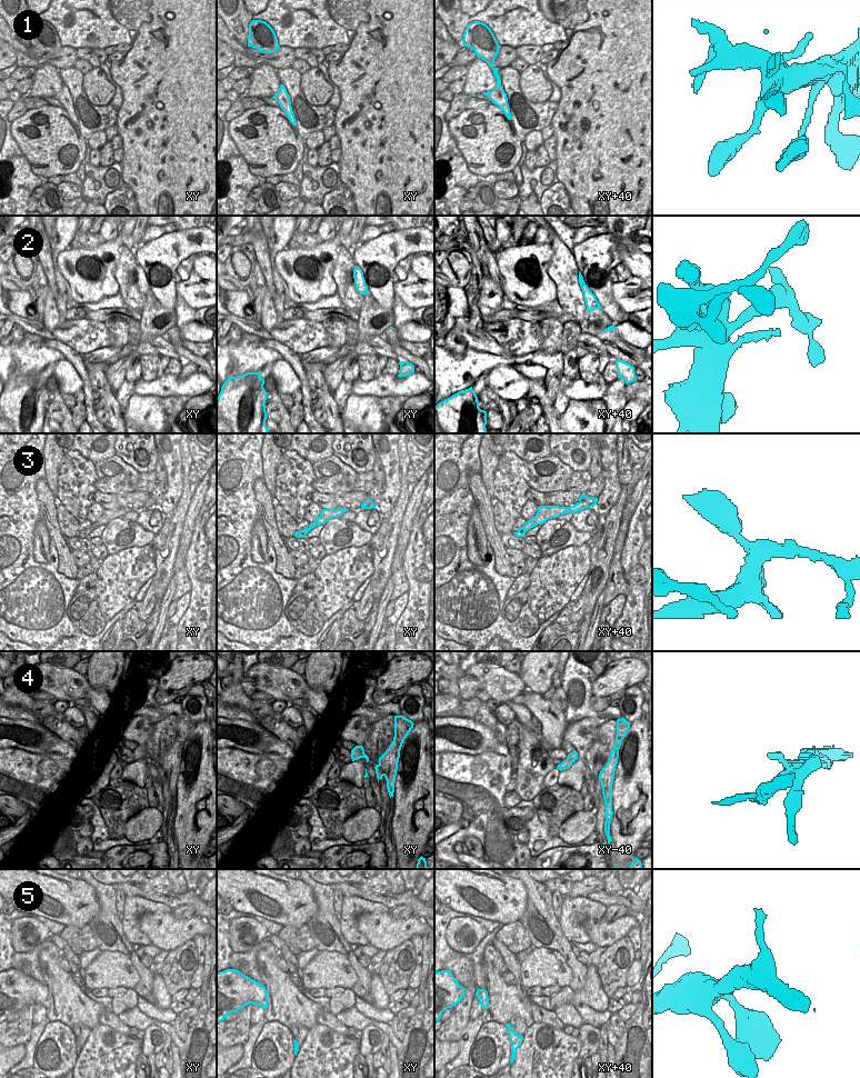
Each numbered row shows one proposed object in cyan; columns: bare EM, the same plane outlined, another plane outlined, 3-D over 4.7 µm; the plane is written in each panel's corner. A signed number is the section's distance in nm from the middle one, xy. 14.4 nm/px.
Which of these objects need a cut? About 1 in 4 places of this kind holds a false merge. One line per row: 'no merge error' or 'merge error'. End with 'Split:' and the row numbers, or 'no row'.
1: no merge error
2: no merge error
3: no merge error
4: merge error
5: no merge error
Split: 4

